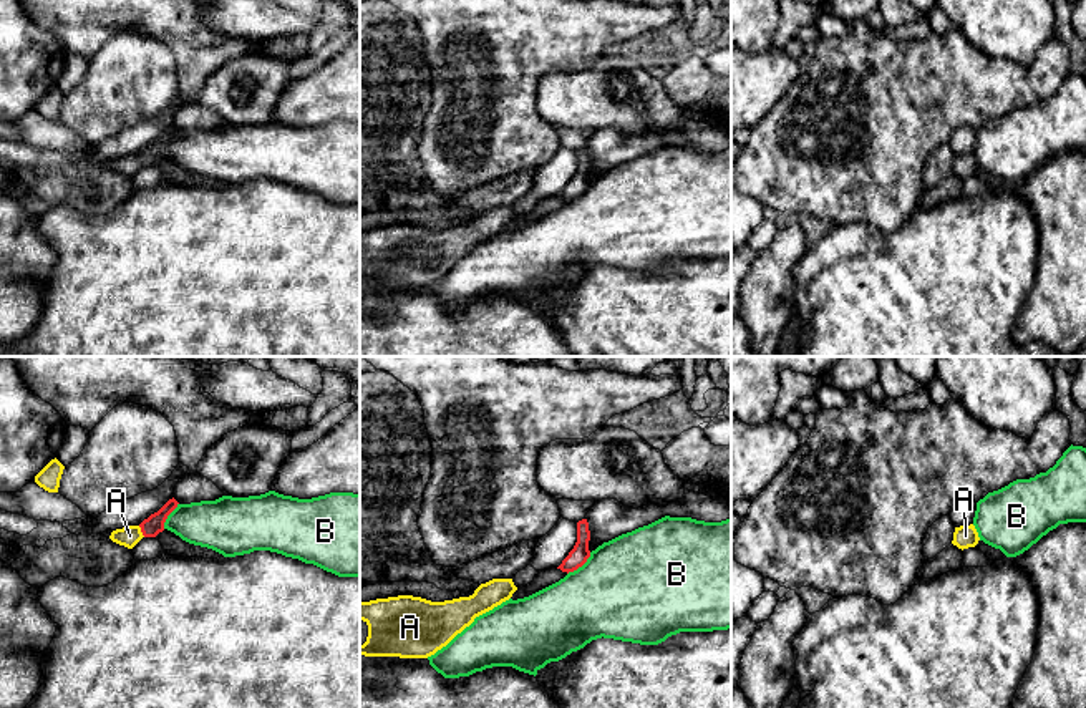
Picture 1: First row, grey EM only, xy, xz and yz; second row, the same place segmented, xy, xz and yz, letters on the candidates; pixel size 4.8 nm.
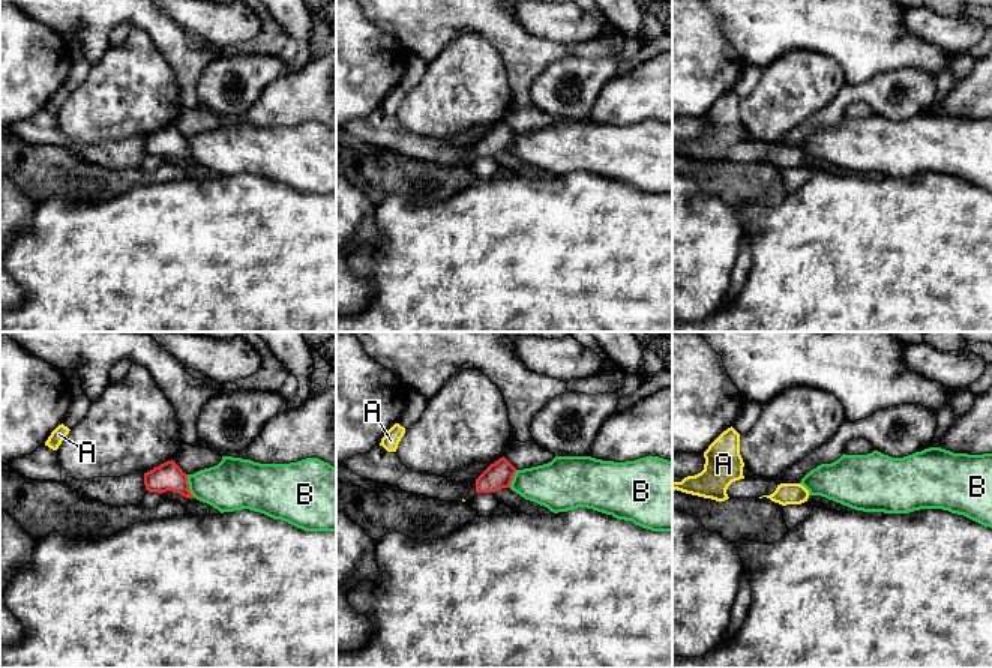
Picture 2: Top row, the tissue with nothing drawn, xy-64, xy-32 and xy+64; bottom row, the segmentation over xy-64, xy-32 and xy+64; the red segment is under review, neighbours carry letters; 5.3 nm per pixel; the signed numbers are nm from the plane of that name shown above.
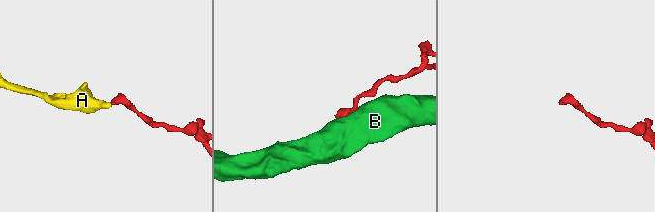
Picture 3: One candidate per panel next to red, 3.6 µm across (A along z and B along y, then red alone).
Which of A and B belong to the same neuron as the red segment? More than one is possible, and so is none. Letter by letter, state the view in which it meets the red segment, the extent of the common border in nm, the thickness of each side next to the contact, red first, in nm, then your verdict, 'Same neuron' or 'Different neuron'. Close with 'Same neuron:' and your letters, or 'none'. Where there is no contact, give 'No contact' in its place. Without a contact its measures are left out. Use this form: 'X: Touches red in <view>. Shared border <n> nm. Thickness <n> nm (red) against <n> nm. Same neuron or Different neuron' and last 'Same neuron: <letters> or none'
A: Touches red in xy. Shared border 70 nm. Thickness 90 nm (red) against 100 nm. Same neuron
B: Touches red in xz. Shared border 160 nm. Thickness 90 nm (red) against 480 nm. Different neuron
Same neuron: A

